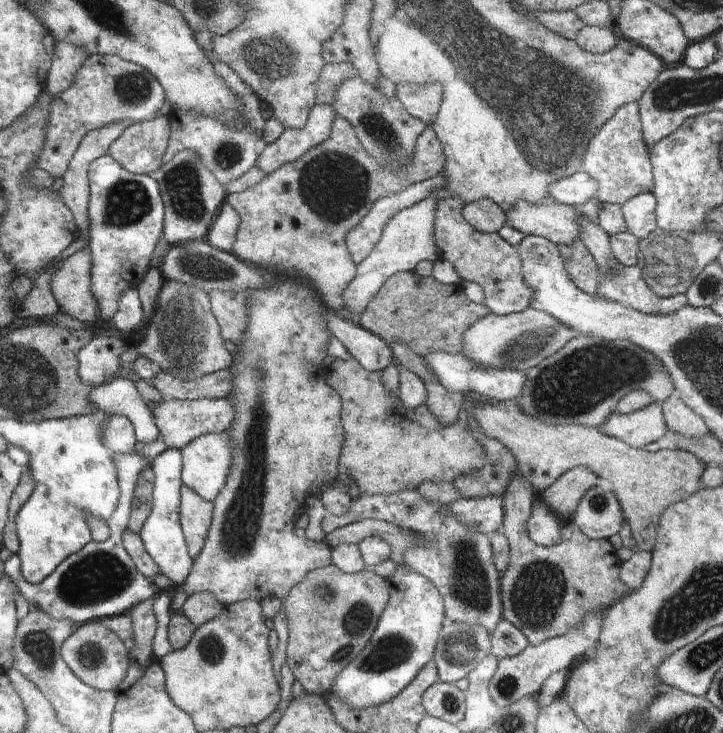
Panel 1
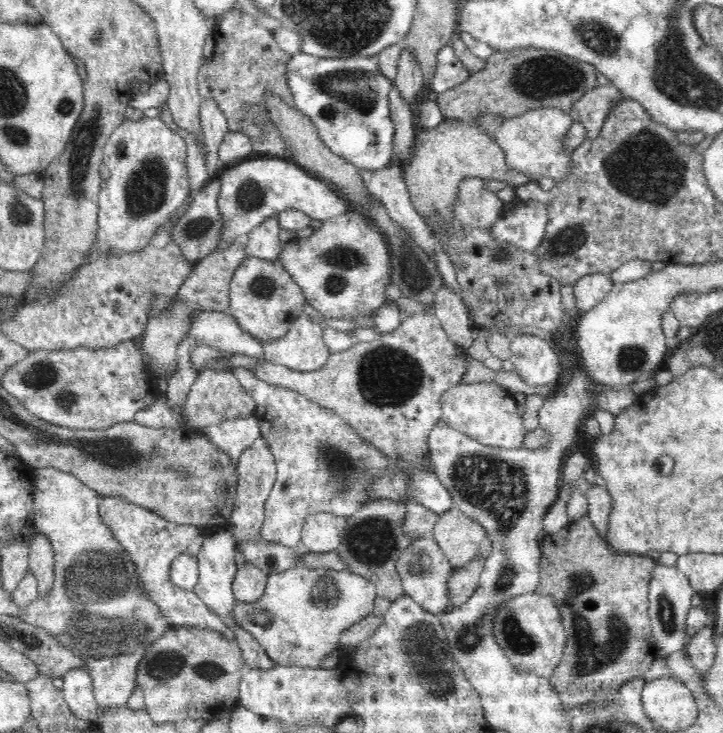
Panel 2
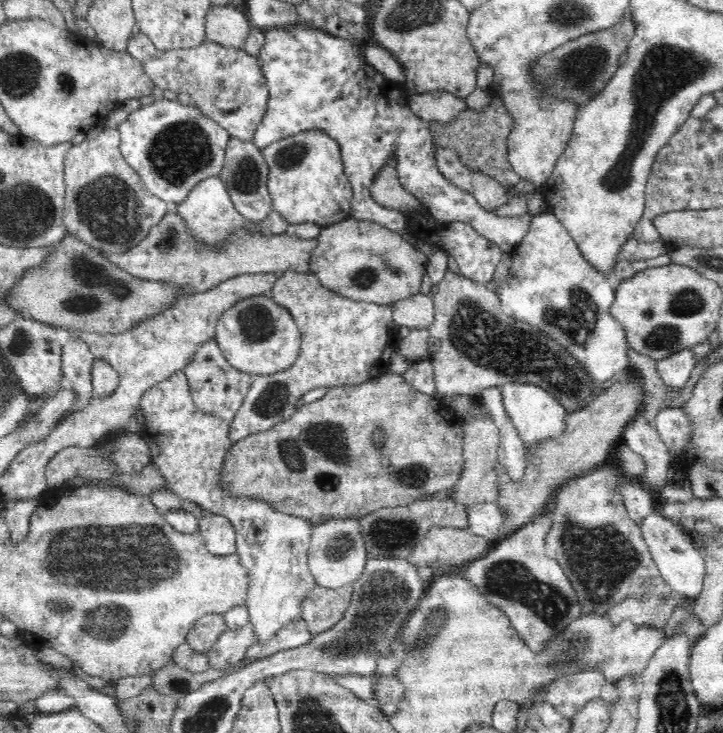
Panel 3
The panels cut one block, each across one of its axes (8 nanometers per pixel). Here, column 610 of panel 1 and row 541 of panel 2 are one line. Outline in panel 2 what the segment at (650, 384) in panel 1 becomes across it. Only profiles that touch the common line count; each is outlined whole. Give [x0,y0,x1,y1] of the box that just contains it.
[337,499,418,601]

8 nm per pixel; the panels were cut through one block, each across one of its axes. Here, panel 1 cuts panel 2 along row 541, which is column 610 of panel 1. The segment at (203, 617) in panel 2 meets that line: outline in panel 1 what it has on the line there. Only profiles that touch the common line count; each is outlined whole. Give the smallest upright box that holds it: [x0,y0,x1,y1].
[581,102,654,206]

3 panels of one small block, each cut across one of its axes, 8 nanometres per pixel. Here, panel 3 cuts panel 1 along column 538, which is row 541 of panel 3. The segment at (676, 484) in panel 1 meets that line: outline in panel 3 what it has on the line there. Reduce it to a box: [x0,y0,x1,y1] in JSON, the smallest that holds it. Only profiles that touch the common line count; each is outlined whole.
[408,527,494,582]

